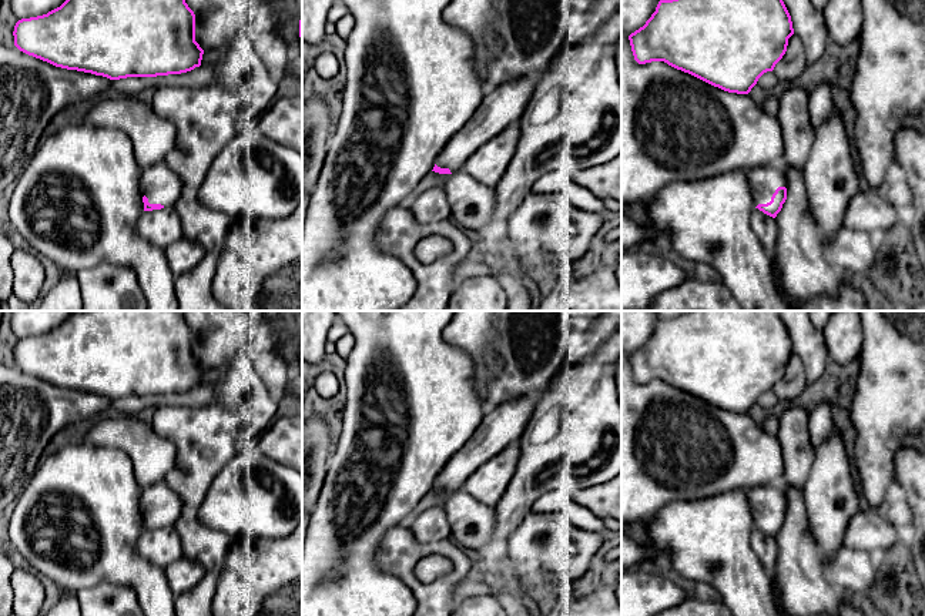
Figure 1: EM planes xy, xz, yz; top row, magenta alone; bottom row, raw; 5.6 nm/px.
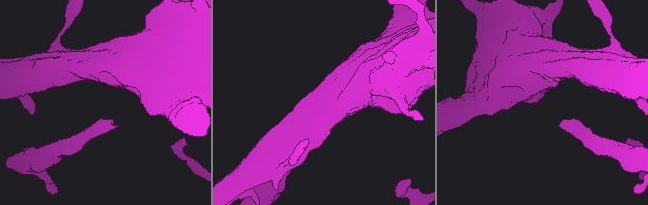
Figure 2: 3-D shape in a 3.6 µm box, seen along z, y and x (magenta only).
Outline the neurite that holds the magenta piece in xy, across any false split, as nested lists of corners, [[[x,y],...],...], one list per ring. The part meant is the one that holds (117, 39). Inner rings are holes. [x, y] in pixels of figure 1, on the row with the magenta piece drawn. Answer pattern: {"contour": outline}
{"contour": [[[66,0],[47,14],[19,20],[13,36],[14,46],[29,56],[110,80],[187,73],[201,66],[204,54],[195,41],[195,14],[185,0]]]}

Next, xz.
{"contour": [[[544,71],[536,76],[520,77],[487,90],[470,120],[440,151],[432,171],[452,174],[463,170],[466,160],[480,145],[507,125],[517,123],[543,74]]]}

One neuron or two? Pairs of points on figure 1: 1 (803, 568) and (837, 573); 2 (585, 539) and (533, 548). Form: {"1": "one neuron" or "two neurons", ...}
{"1": "two neurons", "2": "one neuron"}

